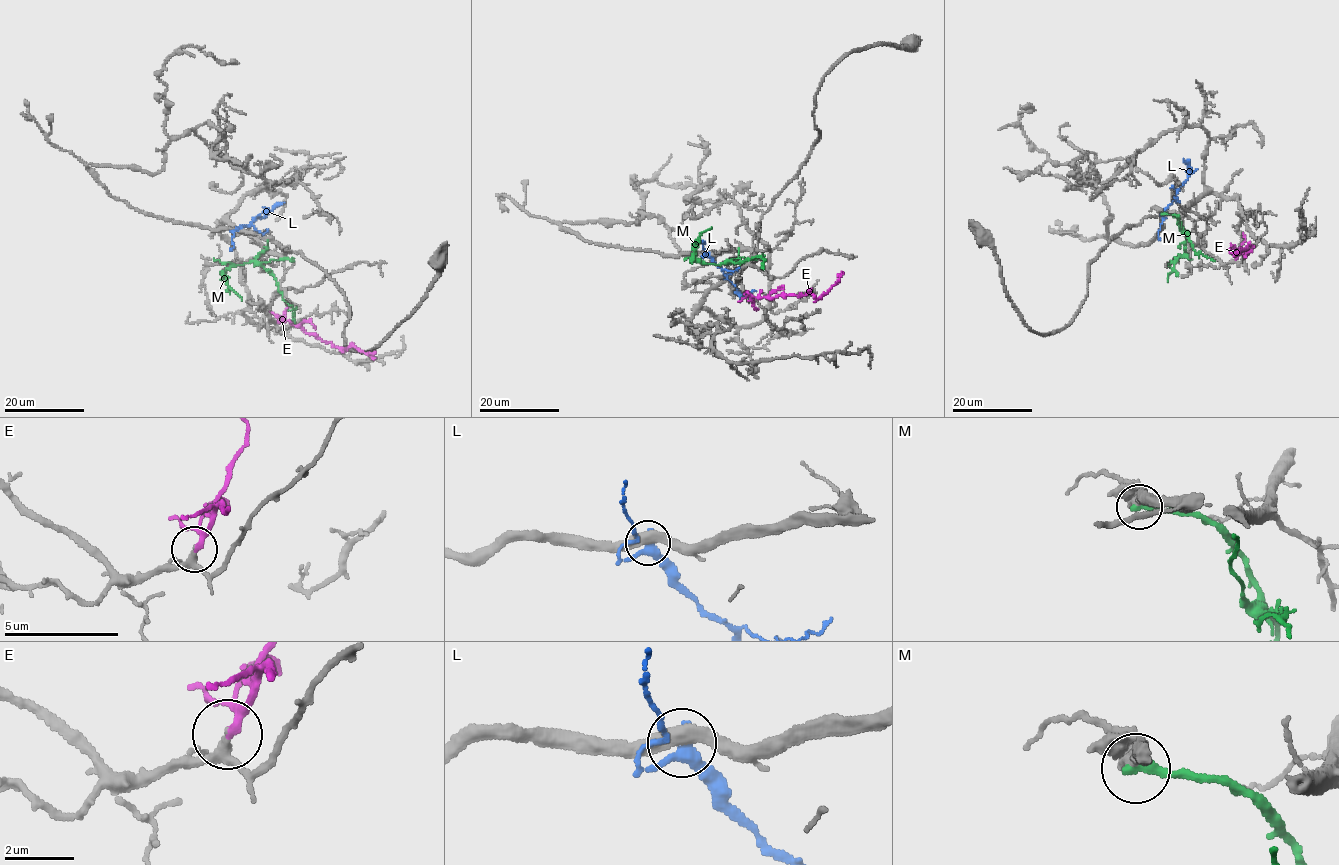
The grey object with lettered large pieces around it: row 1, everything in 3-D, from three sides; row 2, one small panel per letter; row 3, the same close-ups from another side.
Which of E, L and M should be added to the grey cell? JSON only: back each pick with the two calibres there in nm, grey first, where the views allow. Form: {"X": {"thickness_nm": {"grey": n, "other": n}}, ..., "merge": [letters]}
{"E": {"thickness_nm": {"grey": 280, "other": 190}}, "merge": ["E"]}

